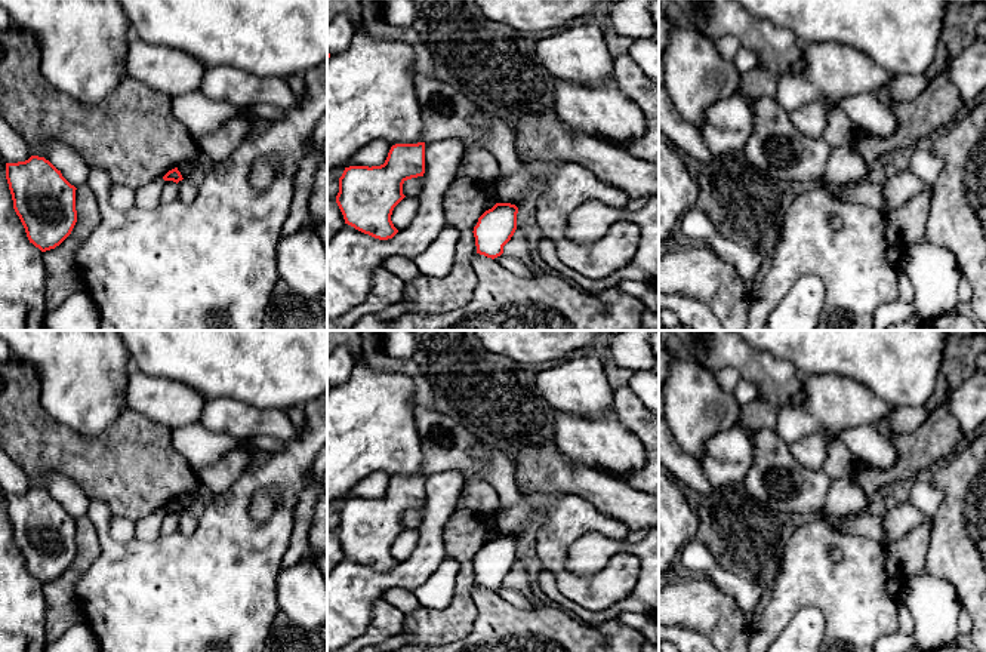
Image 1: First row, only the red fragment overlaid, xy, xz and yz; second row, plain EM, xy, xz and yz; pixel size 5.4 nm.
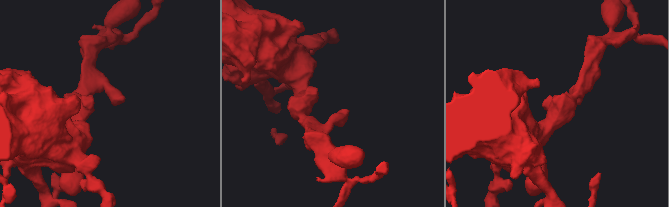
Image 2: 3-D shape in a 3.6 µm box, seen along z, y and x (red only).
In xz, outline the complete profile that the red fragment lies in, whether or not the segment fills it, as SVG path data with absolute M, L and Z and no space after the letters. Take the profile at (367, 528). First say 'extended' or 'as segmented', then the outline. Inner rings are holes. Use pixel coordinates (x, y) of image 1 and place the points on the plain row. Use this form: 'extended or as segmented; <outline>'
as segmented; M425 474L392 477L380 498L345 499L336 528L345 556L379 572L392 570L398 562L391 547L406 529L403 516L423 505Z

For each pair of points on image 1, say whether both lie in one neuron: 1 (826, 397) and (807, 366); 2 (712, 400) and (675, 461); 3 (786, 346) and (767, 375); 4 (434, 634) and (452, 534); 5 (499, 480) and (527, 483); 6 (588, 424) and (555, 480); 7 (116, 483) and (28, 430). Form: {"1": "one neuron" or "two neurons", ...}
{"1": "two neurons", "2": "one neuron", "3": "two neurons", "4": "one neuron", "5": "two neurons", "6": "two neurons", "7": "one neuron"}

